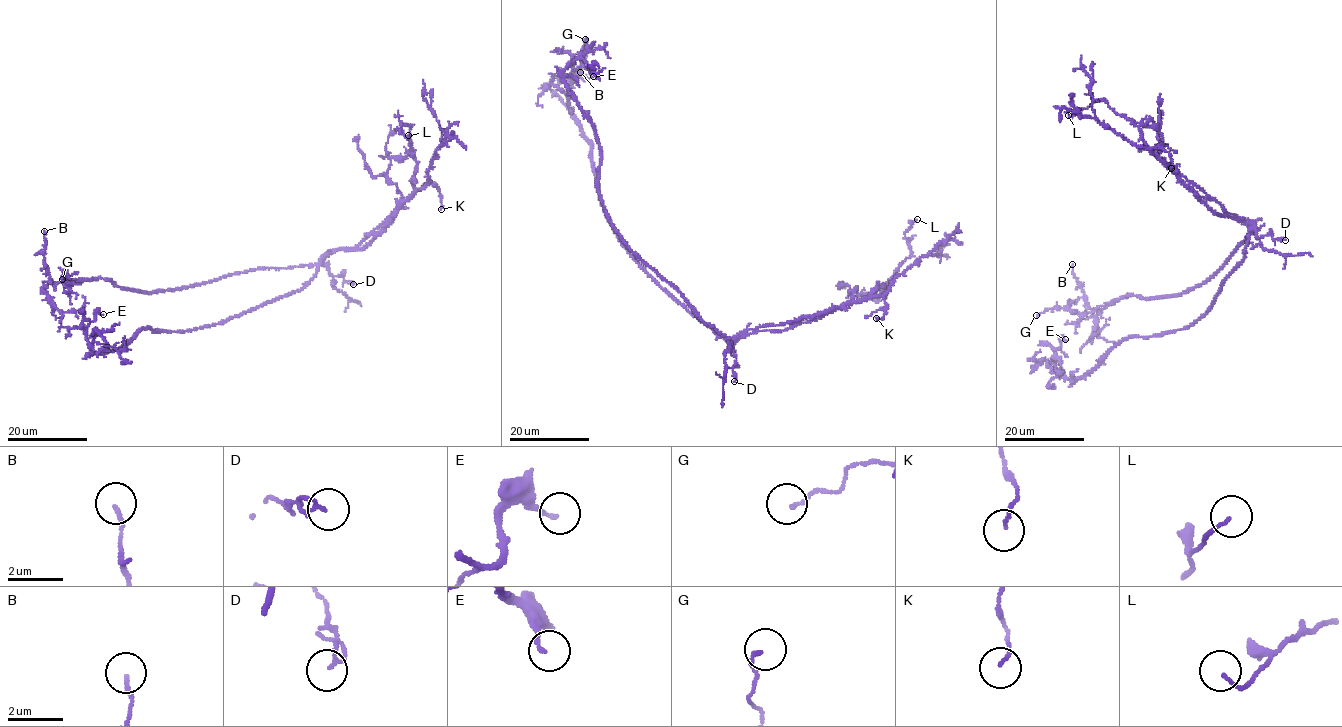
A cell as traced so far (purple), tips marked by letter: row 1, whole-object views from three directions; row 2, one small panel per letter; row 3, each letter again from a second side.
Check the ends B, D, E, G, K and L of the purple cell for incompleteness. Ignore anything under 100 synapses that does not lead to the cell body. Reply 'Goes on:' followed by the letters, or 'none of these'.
Goes on: none of these

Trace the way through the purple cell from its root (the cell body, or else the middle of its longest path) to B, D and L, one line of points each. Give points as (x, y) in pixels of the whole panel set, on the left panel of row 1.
B: (318, 265), (259, 268), (206, 283), (152, 293), (120, 287), (103, 279), (54, 282), (43, 256), (44, 231)
D: (318, 265), (324, 264), (334, 275), (343, 275), (344, 281), (353, 284)
L: (318, 265), (334, 250), (357, 247), (412, 196), (416, 162), (409, 145), (411, 127), (396, 128), (408, 135)

